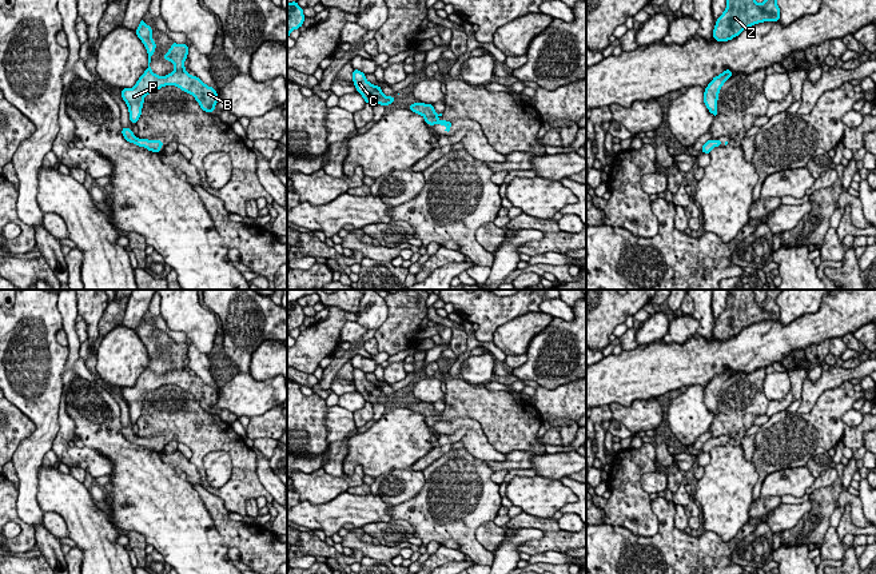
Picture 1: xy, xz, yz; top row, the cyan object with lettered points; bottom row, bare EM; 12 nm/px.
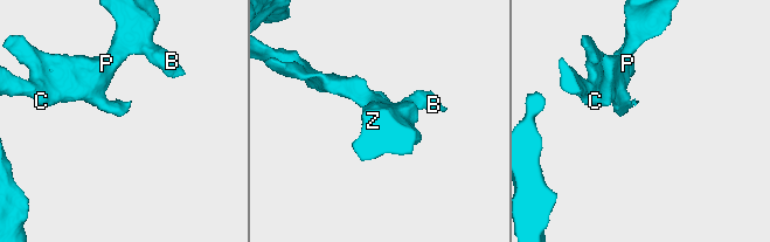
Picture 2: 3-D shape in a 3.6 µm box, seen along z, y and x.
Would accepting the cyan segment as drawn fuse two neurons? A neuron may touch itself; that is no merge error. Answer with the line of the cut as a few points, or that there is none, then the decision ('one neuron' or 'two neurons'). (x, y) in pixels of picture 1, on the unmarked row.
cut none; one neuron

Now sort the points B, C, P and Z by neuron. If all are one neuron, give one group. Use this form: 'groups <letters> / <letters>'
groups B C P Z

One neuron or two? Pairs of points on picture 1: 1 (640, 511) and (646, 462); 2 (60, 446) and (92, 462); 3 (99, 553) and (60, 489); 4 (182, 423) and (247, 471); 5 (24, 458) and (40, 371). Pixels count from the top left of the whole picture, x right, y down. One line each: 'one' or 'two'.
1: one
2: one
3: one
4: one
5: one

